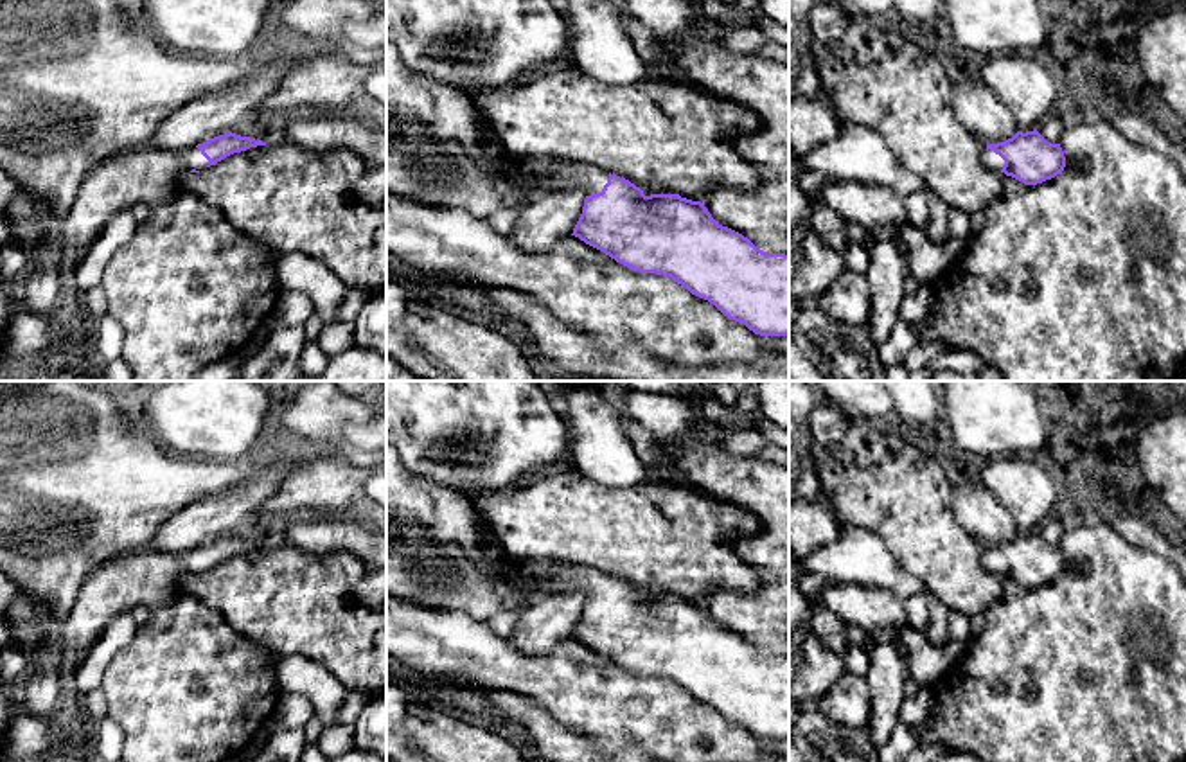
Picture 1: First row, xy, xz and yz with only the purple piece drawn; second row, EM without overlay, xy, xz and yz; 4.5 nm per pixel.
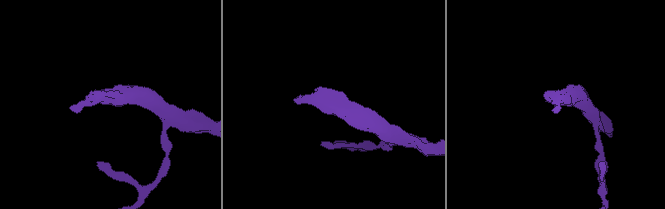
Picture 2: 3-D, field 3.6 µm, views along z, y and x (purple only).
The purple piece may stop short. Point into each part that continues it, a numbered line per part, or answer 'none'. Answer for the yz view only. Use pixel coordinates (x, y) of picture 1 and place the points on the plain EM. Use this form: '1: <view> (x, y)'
1: yz (992, 563)

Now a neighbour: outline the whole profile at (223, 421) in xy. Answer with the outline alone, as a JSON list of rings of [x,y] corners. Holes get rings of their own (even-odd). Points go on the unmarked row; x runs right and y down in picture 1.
[[[165,381],[133,424],[173,453],[228,462],[264,446],[279,404],[280,392],[268,381]]]

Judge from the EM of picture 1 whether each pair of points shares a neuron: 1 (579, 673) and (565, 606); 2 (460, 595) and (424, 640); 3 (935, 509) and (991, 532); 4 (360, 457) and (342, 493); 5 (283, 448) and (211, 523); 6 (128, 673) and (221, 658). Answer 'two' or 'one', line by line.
1: two
2: two
3: two
4: two
5: one
6: one

